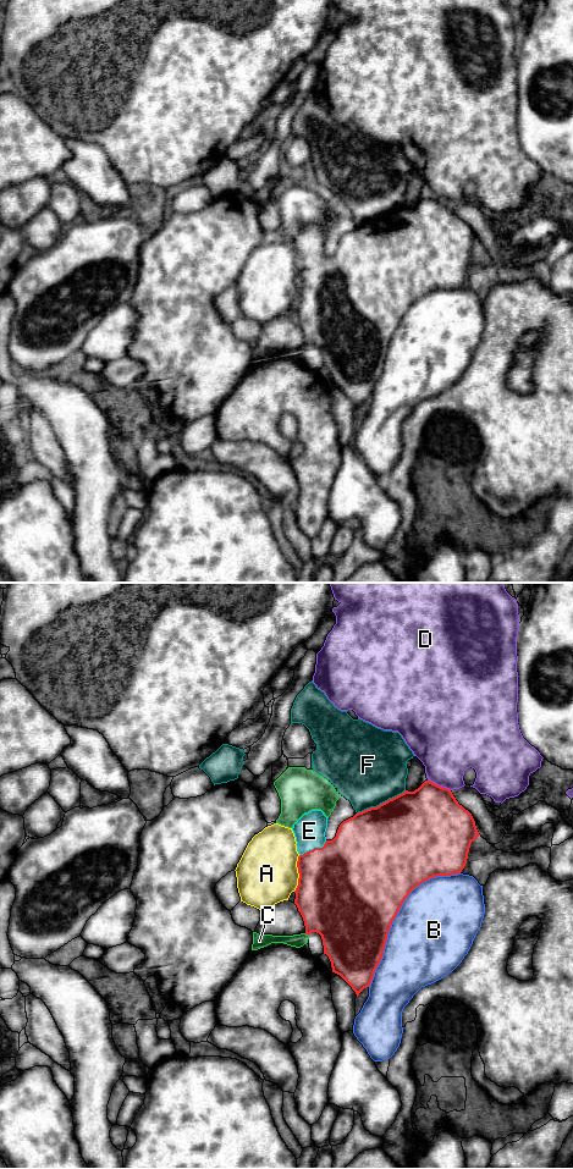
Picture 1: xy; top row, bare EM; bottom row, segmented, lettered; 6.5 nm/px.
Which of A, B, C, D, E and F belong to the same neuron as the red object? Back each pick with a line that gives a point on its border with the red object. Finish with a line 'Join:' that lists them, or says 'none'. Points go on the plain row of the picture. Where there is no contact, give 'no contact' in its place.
E: contact xy (314, 262)
Join: E

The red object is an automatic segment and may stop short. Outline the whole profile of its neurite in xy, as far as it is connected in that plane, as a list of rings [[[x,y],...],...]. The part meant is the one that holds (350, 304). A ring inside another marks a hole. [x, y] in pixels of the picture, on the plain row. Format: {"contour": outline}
{"contour": [[[425,194],[414,205],[404,204],[379,220],[343,235],[332,254],[326,253],[326,242],[327,231],[321,224],[304,227],[293,238],[299,268],[294,318],[303,331],[305,348],[316,346],[321,349],[324,368],[331,375],[332,386],[340,388],[358,410],[371,397],[382,373],[392,335],[409,307],[432,291],[461,287],[467,277],[470,258],[480,248],[472,227],[458,217],[452,205],[430,194]]]}

